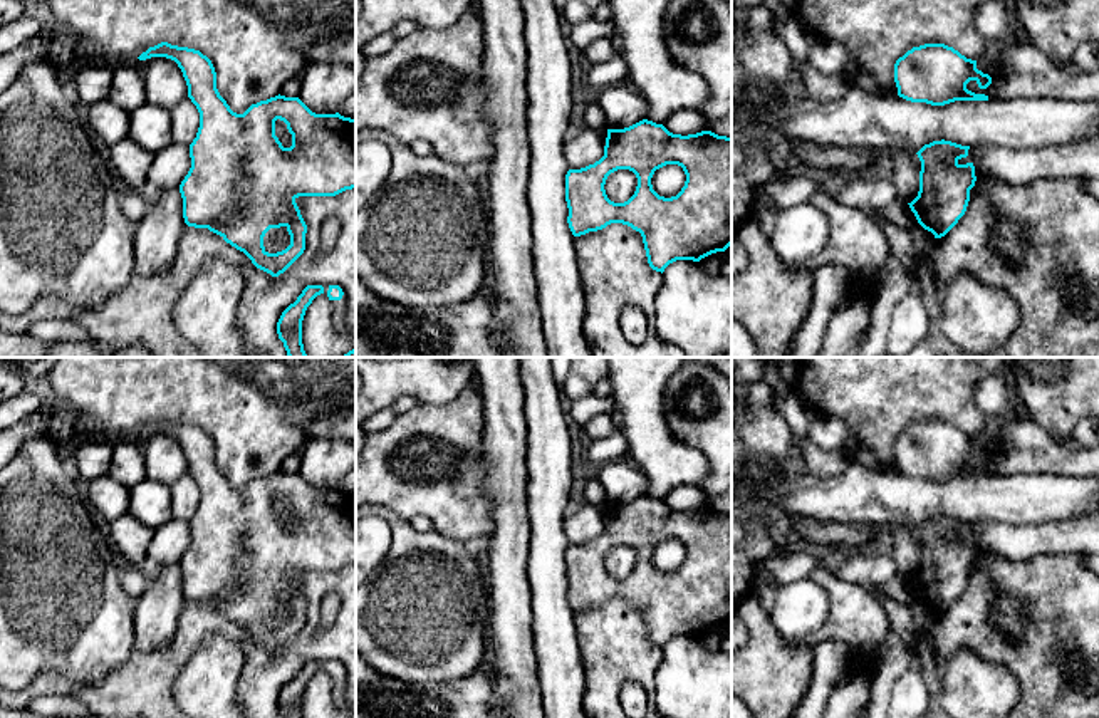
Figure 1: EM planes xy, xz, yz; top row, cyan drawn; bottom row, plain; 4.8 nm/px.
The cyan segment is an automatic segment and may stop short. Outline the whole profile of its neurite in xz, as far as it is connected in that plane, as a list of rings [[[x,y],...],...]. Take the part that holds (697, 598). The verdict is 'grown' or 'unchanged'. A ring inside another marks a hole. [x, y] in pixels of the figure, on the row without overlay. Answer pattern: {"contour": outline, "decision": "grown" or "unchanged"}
{"contour": [[[643,495],[624,505],[607,505],[604,532],[565,550],[567,599],[574,612],[622,599],[643,612],[648,639],[656,648],[676,636],[693,636],[725,627],[732,621],[732,512],[711,507],[673,510],[663,500]],[[678,540],[686,550],[676,572],[659,572],[651,560],[656,545]],[[629,545],[638,554],[634,570],[624,579],[607,574],[604,560],[611,549]]], "decision": "unchanged"}

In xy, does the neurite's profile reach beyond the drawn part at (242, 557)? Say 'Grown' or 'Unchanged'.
Unchanged

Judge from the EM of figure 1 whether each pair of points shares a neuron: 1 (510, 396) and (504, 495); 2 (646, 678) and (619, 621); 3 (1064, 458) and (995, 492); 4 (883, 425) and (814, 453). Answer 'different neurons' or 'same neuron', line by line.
1: same neuron
2: same neuron
3: different neurons
4: different neurons

